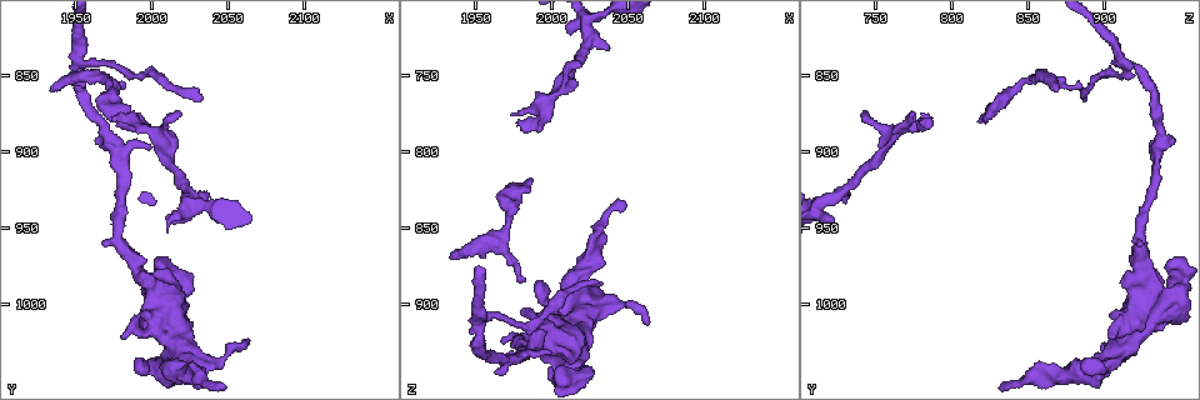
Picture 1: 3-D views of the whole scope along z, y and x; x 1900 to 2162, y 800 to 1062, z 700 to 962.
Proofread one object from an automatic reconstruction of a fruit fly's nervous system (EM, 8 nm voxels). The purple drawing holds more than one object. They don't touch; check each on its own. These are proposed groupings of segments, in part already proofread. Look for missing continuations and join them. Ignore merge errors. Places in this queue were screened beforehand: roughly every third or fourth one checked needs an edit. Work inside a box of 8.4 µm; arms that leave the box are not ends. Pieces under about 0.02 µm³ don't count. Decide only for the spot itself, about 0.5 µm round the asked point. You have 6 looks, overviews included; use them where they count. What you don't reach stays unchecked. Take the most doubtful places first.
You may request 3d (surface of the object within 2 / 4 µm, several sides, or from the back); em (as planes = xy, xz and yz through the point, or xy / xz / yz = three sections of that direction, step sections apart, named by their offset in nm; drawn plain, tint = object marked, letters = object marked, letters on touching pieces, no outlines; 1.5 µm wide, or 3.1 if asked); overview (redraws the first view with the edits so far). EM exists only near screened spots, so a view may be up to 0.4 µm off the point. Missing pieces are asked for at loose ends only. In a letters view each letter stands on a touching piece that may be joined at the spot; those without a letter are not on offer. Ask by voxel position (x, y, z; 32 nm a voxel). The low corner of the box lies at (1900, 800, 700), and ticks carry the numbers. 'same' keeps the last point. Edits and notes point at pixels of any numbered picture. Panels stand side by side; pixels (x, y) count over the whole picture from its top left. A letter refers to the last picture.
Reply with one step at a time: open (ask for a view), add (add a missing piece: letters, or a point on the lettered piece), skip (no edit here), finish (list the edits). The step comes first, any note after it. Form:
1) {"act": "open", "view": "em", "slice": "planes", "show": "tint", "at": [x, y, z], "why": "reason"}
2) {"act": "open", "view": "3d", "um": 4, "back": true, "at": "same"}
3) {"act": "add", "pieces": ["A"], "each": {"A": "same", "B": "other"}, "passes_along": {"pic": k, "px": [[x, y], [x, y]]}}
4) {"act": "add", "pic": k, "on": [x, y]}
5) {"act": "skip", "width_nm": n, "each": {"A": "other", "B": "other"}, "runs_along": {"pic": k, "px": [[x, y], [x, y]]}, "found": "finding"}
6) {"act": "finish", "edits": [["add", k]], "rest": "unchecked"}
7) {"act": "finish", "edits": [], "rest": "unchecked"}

{"act": "open", "view": "em", "slice": "planes", "show": "letters", "at": [2018, 874, 742], "why": "an open end"}

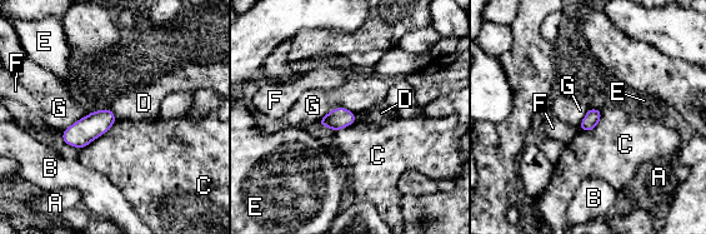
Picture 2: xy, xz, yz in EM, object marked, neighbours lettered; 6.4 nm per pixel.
{"act": "skip", "width_nm": 100, "each": {"A": "other", "B": "other", "C": "other", "D": "other", "E": "other", "F": "other", "G": "other"}, "border": {"pic": 2, "px": [[355, 113], [333, 108], [316, 122]]}, "found": "no lettered piece goes on from it"}

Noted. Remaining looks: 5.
{"act": "open", "view": "3d", "um": 2, "at": [2014, 948, 722], "why": "an open end"}

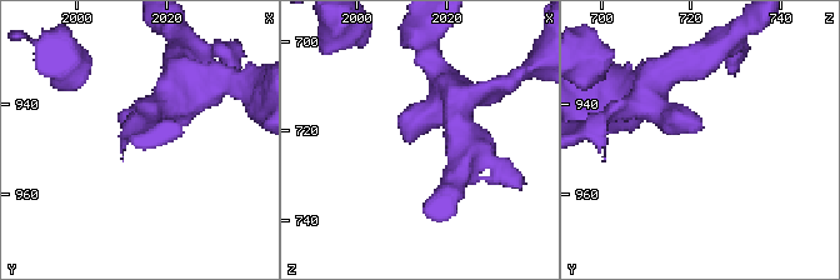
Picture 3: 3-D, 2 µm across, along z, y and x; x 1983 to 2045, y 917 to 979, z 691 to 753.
{"act": "open", "view": "em", "slice": "xy", "step": 4, "show": "letters", "at": [2011, 946, 722]}

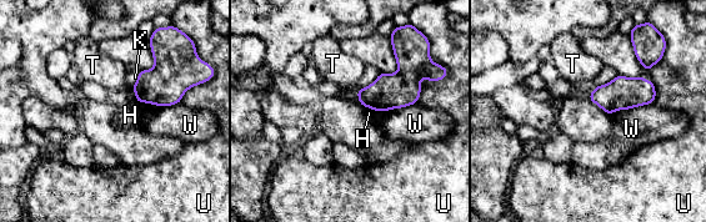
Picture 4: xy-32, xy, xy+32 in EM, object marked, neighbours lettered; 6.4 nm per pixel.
{"act": "open", "view": "em", "slice": "planes", "show": "letters", "at": "same"}

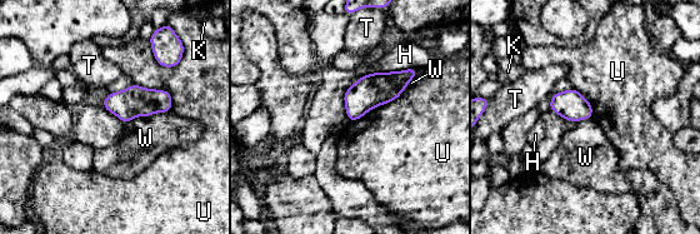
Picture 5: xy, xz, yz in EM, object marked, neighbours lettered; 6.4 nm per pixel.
{"act": "skip", "each": {"H": "other", "K": "other", "T": "other", "U": "other", "W": "other"}, "border": {"pic": 5, "px": [[169, 110], [138, 115], [125, 123]]}, "found": "no lettered piece goes on from it"}

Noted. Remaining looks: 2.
{"act": "open", "view": "em", "slice": "xy", "step": 4, "show": "tint", "at": [2062, 1022, 912], "why": "branch stops here"}

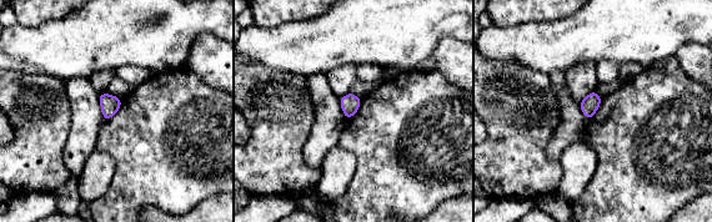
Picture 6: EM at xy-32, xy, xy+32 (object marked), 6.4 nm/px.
{"act": "open", "view": "em", "slice": "planes", "show": "letters", "at": "same"}

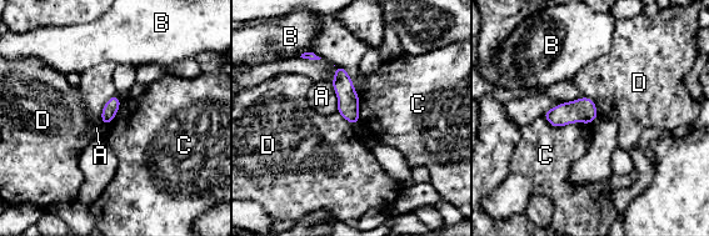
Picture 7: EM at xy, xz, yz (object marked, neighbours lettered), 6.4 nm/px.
{"act": "skip", "each": {"A": "other", "B": "other", "C": "other", "D": "other"}, "border": {"pic": 7, "px": [[115, 94], [105, 104], [100, 119]]}, "found": "none of them fits"}

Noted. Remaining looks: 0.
{"act": "finish", "edits": [], "rest": "unchecked"}

